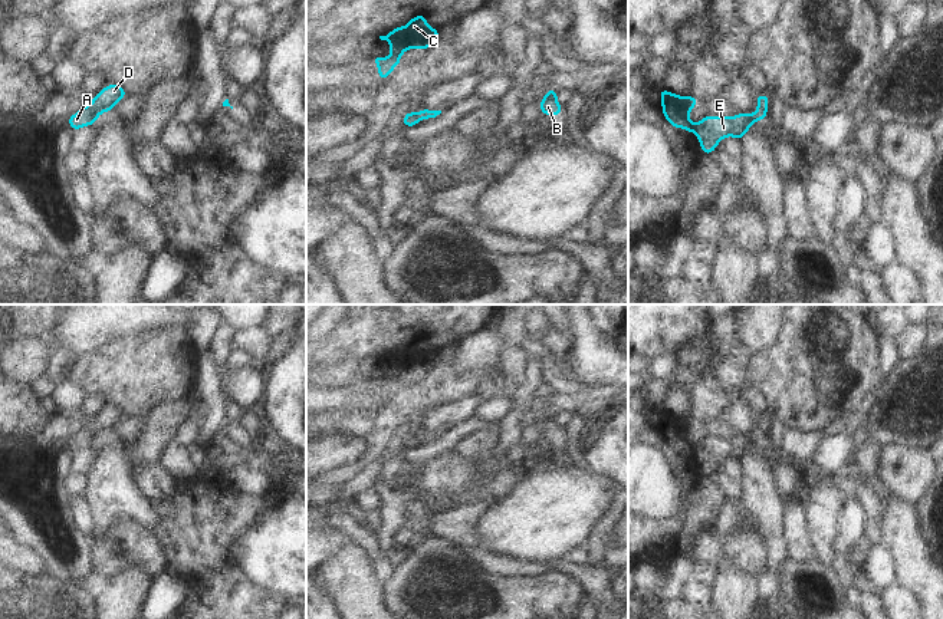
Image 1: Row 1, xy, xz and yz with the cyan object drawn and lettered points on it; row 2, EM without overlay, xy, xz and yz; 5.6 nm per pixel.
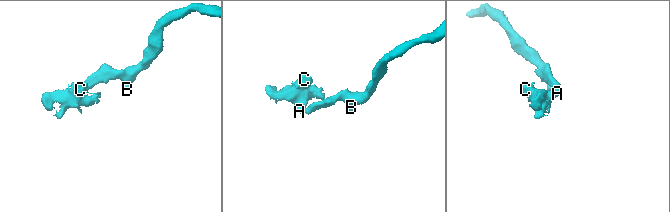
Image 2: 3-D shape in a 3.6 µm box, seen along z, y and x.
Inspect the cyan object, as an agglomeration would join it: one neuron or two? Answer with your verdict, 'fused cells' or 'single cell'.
single cell

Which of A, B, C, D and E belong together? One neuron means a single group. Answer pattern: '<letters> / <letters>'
A B C D E

